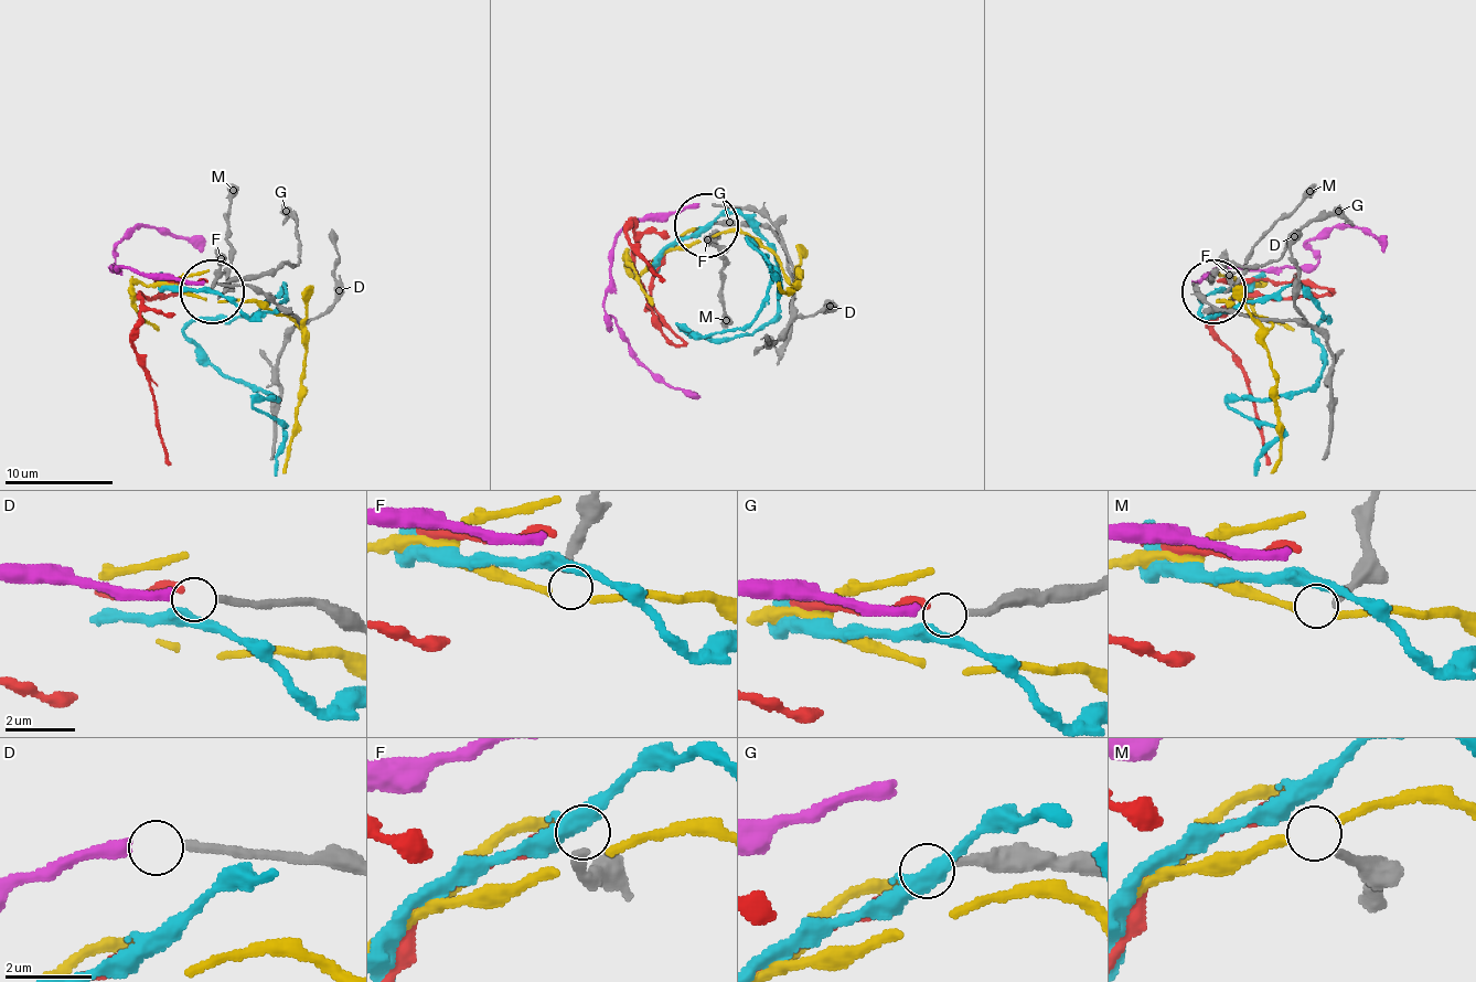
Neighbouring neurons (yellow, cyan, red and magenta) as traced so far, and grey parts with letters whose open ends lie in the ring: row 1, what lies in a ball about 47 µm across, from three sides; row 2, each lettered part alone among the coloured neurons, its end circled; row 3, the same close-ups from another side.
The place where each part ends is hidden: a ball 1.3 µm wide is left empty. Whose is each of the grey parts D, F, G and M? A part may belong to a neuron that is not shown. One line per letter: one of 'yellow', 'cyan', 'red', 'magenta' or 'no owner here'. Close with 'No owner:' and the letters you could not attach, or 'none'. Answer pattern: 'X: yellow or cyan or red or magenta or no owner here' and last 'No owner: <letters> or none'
D: magenta
F: no owner here
G: red
M: no owner here
No owner: F, M

